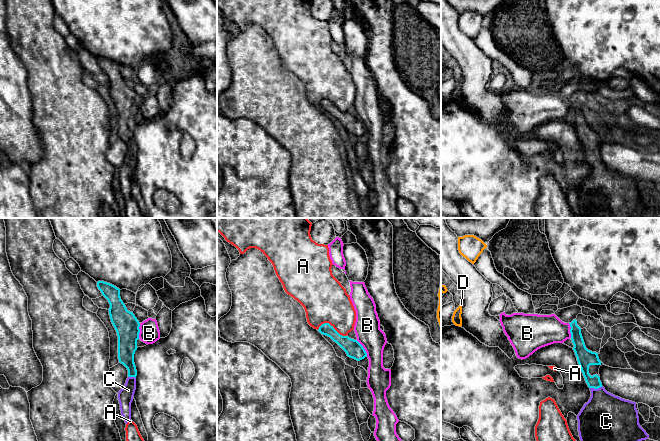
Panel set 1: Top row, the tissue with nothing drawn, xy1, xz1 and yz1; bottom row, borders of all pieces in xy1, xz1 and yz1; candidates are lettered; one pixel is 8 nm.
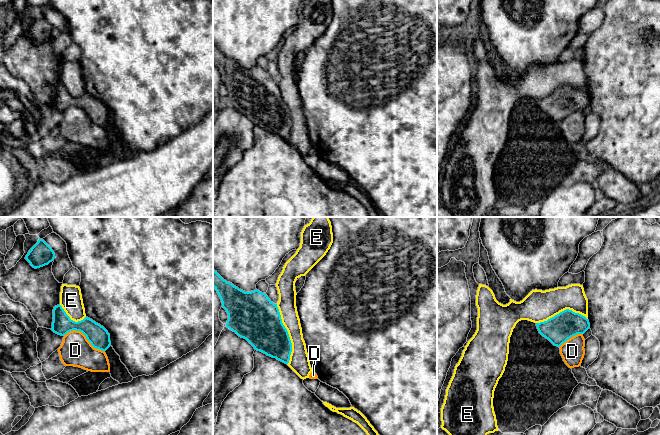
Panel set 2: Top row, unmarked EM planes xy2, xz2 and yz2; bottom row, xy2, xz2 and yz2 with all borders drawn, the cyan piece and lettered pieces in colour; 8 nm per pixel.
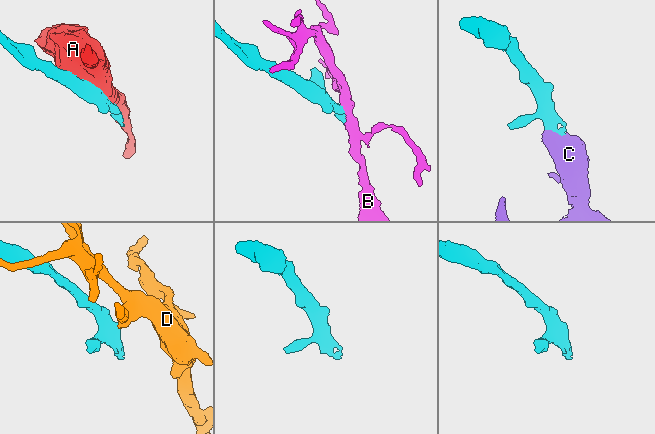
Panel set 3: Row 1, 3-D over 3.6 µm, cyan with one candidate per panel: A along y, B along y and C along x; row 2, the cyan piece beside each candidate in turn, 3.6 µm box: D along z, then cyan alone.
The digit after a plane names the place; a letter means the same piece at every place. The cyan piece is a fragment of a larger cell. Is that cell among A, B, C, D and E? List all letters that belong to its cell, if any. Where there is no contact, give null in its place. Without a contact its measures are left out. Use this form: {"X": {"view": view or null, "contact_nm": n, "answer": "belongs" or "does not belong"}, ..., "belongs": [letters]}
{"A": {"view": "xz1", "contact_nm": 240, "answer": "does not belong"}, "B": {"view": "xz1", "contact_nm": 160, "answer": "does not belong"}, "C": {"view": "yz1", "contact_nm": 110, "answer": "belongs"}, "D": {"view": "xy2", "contact_nm": 360, "answer": "does not belong"}, "E": {"view": "xz2", "contact_nm": 500, "answer": "does not belong"}, "belongs": ["C"]}

